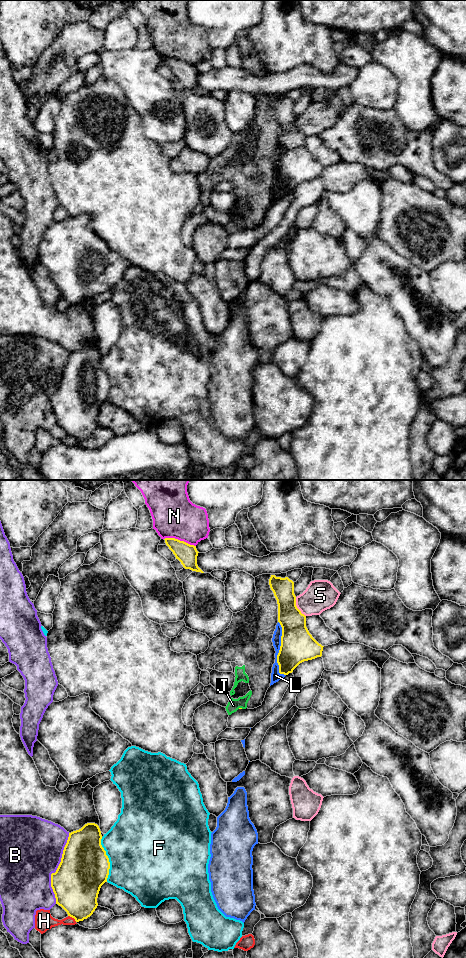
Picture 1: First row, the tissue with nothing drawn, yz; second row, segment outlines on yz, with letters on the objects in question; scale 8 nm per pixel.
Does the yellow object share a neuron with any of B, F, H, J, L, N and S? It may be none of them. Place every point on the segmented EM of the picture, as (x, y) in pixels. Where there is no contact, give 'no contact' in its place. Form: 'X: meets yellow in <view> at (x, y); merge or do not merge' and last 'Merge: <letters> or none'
B: meets yellow in yz at (57, 869); do not merge
F: meets yellow in yz at (108, 859); do not merge
H: meets yellow in yz at (72, 917); do not merge
J: meets yellow in yz at (240, 708); do not merge
L: meets yellow in yz at (279, 650); do not merge
N: meets yellow in yz at (179, 540); do not merge
S: meets yellow in yz at (296, 607); do not merge
Merge: none

